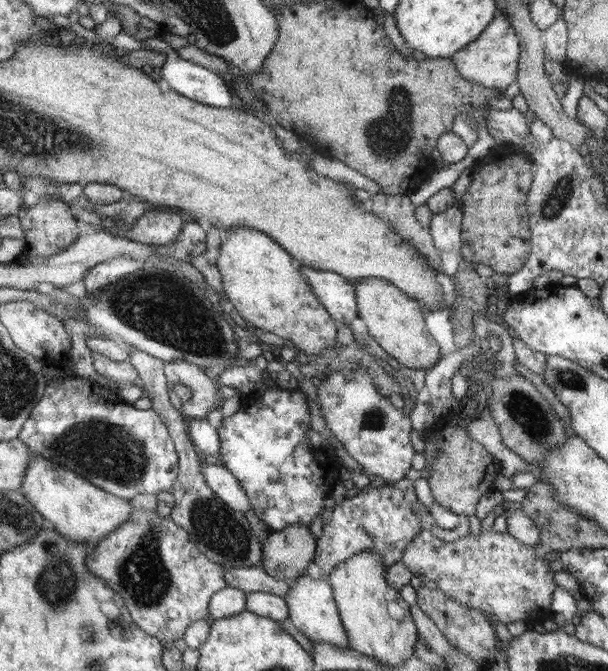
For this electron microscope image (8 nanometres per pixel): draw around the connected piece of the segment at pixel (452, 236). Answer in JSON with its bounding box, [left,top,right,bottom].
[429,205,463,251]

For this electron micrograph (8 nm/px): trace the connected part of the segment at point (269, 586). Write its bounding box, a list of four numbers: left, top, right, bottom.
[224,566,292,598]

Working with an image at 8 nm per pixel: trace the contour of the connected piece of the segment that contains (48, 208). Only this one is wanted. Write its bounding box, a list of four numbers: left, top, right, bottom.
[14,195,78,265]

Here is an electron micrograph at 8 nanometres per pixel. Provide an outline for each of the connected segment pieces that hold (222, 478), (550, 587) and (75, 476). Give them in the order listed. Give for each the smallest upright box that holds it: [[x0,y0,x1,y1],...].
[[201,463,252,515],[401,528,556,625],[18,454,133,546]]

